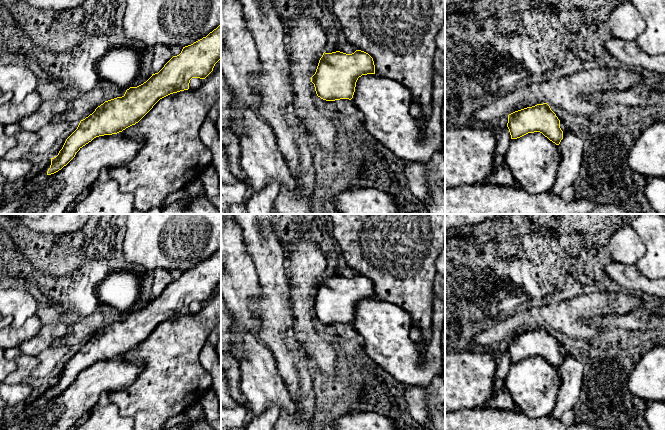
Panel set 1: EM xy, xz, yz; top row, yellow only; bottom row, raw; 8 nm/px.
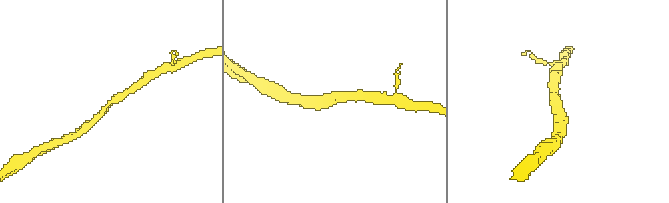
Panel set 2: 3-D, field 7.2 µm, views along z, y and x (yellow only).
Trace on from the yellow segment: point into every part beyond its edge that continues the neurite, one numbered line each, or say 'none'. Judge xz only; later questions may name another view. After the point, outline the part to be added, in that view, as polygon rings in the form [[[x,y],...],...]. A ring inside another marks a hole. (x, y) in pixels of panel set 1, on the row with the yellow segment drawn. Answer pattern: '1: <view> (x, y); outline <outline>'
none

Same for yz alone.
none

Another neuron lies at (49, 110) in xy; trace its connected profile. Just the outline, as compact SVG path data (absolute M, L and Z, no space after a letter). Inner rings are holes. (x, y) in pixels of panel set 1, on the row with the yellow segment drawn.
M63 99L42 100L39 108L31 115L19 121L26 131L37 132L44 125L52 122L69 108L69 103Z

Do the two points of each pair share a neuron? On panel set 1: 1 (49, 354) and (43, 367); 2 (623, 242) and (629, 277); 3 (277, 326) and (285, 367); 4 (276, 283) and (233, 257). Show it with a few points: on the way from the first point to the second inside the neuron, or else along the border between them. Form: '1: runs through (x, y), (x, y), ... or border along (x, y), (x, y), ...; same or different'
1: runs through (49, 357), (46, 364); same
2: border along (611, 261), (634, 264), (647, 278); different
3: runs through (277, 336), (277, 346), (284, 357); same
4: border along (246, 250), (257, 275), (260, 294); different

